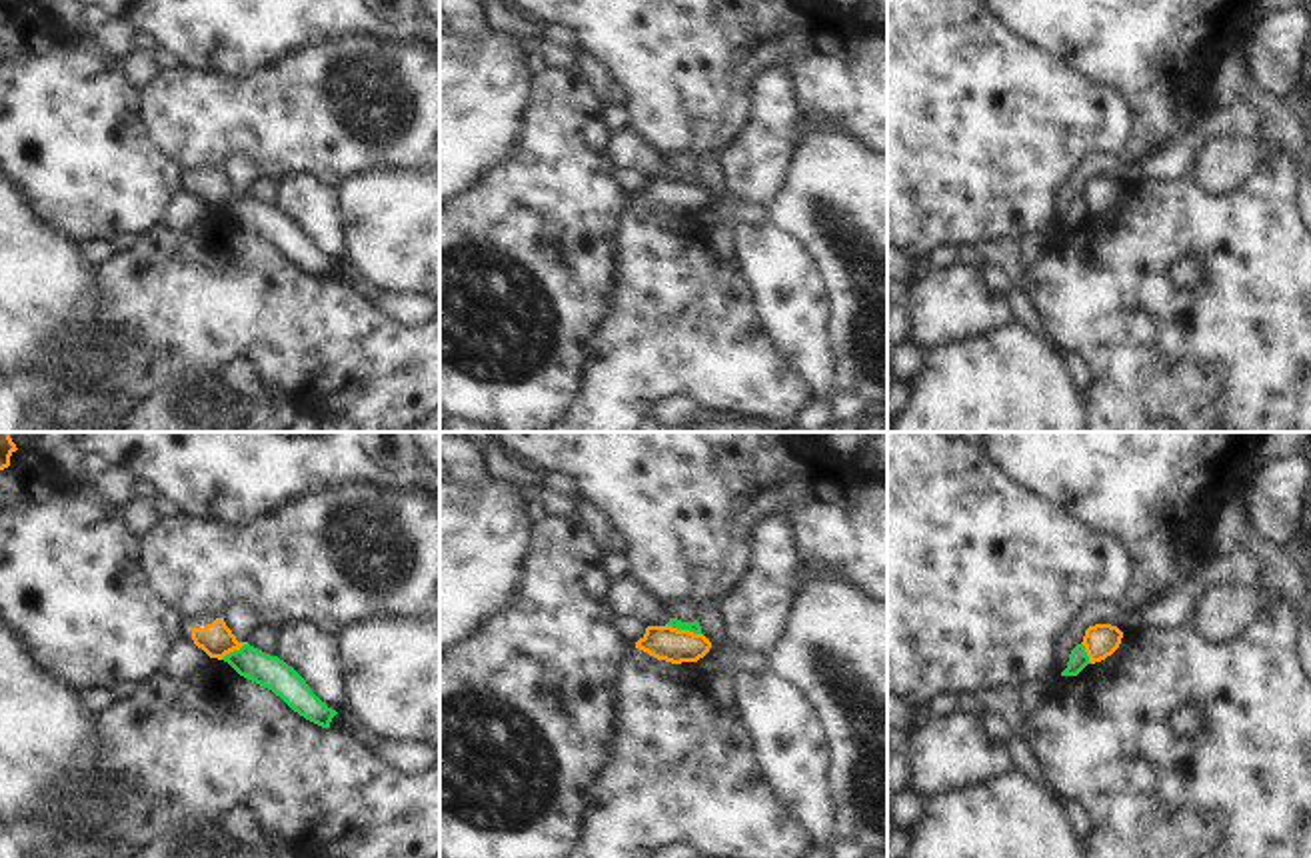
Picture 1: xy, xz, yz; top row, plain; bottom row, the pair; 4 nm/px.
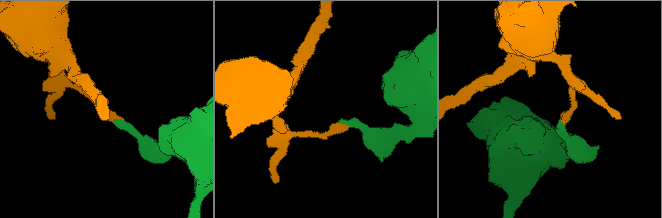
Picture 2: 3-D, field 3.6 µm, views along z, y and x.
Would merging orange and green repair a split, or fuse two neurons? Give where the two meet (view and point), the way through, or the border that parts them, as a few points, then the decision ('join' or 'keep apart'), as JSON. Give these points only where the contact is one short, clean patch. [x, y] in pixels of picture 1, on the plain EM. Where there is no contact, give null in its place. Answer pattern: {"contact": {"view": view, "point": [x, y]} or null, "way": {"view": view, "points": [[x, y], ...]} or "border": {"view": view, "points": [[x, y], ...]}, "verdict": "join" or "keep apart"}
{"contact": {"view": "xz", "point": [684, 182]}, "border": {"view": "xz", "points": [[666, 176], [700, 186]]}, "verdict": "keep apart"}

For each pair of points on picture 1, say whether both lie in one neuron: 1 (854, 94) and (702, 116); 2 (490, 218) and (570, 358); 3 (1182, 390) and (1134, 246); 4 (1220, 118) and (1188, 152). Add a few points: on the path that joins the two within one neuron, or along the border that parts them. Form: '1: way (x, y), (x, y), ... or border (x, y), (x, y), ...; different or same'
1: way (816, 56), (762, 54), (738, 78); same
2: way (524, 252), (526, 262), (554, 300), (560, 324); same
3: way (1160, 354), (1154, 314), (1134, 294), (1134, 282); same
4: way (1212, 126), (1192, 144); same

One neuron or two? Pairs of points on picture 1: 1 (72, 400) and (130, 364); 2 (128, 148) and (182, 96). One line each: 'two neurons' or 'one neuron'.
1: one neuron
2: two neurons

